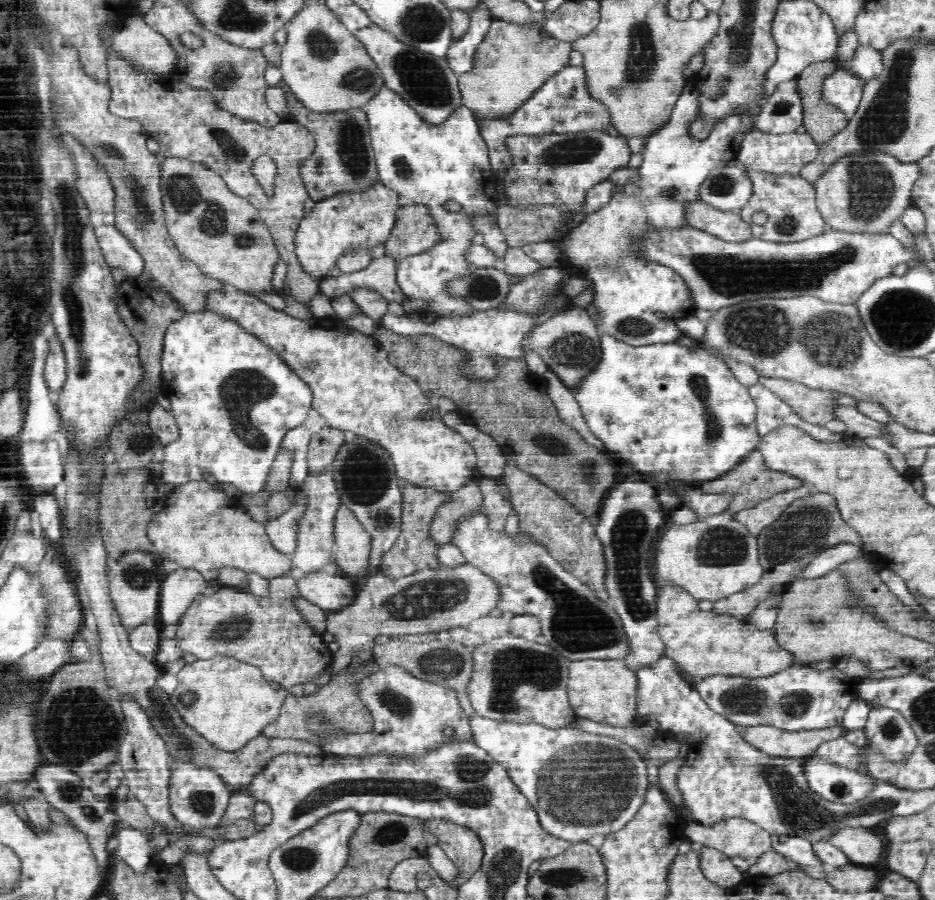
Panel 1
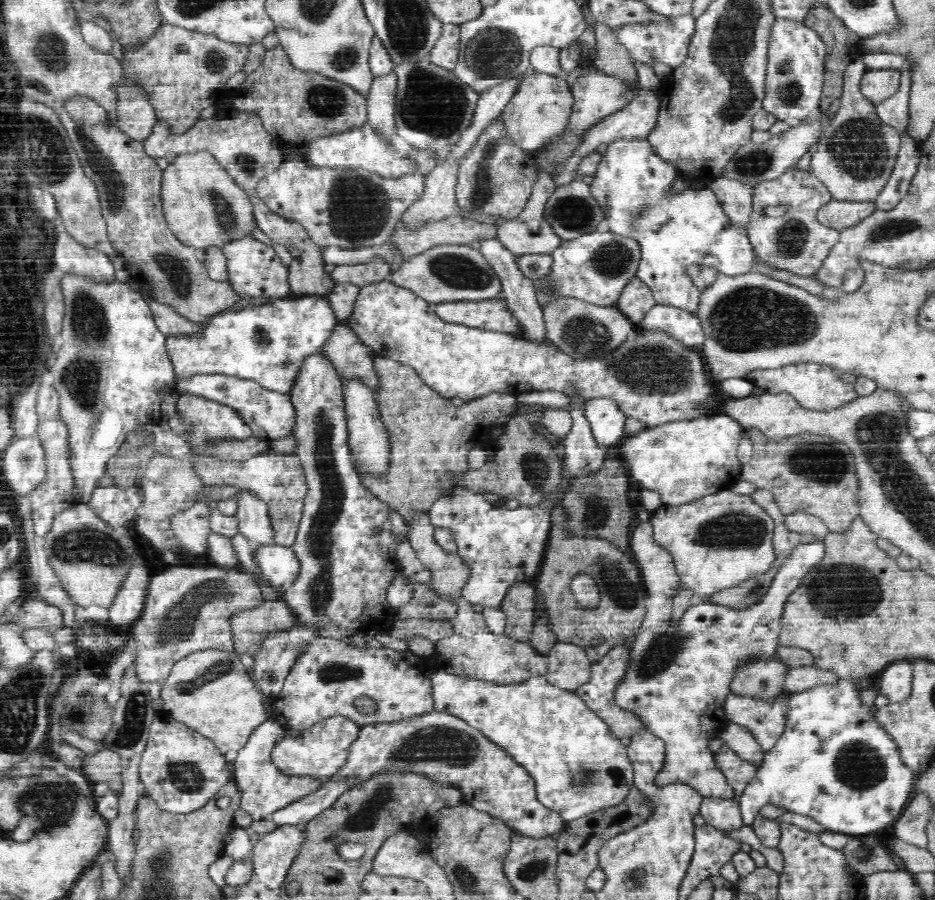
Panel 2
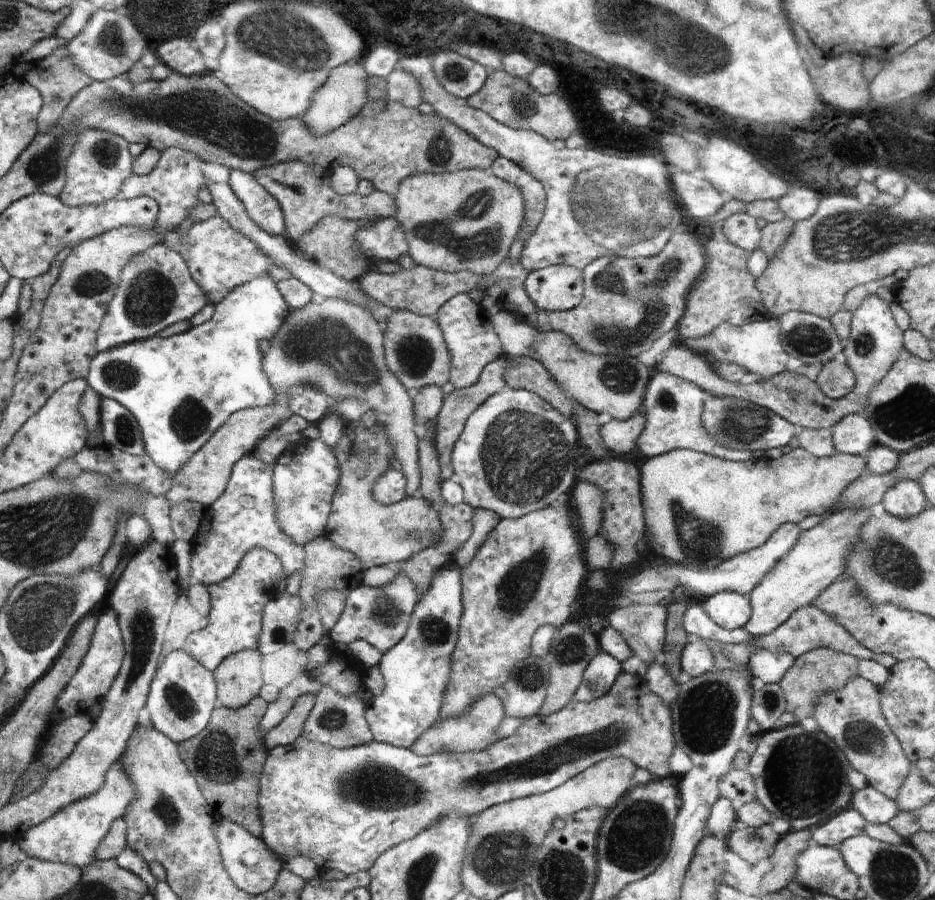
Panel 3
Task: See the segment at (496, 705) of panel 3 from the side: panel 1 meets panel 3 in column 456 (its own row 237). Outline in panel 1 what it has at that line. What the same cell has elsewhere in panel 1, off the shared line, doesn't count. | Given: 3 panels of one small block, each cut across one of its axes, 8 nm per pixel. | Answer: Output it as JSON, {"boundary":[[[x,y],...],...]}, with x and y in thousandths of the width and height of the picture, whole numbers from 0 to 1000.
{"boundary":[[[748,221],[733,231],[733,244],[737,251],[775,267],[794,269],[805,263],[801,249],[793,243],[789,234],[772,236]]]}

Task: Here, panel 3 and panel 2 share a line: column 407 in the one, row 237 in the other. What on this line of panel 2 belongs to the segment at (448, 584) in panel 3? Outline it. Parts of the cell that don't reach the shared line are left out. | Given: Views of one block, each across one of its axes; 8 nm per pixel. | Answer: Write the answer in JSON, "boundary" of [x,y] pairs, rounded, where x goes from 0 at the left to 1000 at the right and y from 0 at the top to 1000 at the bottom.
{"boundary":[[[663,152],[662,154],[648,160],[648,162],[644,166],[643,180],[639,184],[636,194],[634,196],[634,200],[631,204],[631,209],[633,219],[635,219],[637,226],[640,226],[641,230],[645,233],[645,240],[647,241],[648,247],[650,247],[651,256],[663,262],[674,263],[678,266],[678,268],[682,269],[682,272],[684,272],[684,291],[682,293],[682,302],[680,302],[680,307],[683,310],[687,310],[687,313],[691,314],[691,317],[695,319],[699,333],[702,334],[702,338],[695,342],[695,344],[693,344],[693,349],[687,353],[684,358],[687,359],[687,363],[708,364],[708,368],[717,369],[717,372],[723,374],[723,377],[729,379],[729,381],[734,383],[742,383],[744,386],[750,384],[753,378],[755,378],[755,372],[751,367],[749,354],[744,348],[750,324],[747,322],[747,319],[740,314],[740,310],[734,307],[734,298],[739,293],[757,294],[758,297],[764,297],[768,303],[776,303],[776,306],[785,307],[789,303],[799,303],[803,300],[806,300],[807,283],[805,282],[798,253],[788,251],[787,249],[783,249],[783,247],[781,247],[781,242],[779,242],[779,240],[776,240],[774,237],[772,228],[770,228],[770,224],[768,224],[766,216],[763,216],[758,209],[750,207],[743,201],[741,207],[734,210],[729,214],[722,217],[716,216],[714,212],[723,194],[724,191],[722,191],[722,187],[720,187],[716,180],[711,180],[705,176],[703,171],[701,171],[701,167],[697,164],[697,161],[692,153],[678,152],[677,154],[670,154],[670,152]]]}

